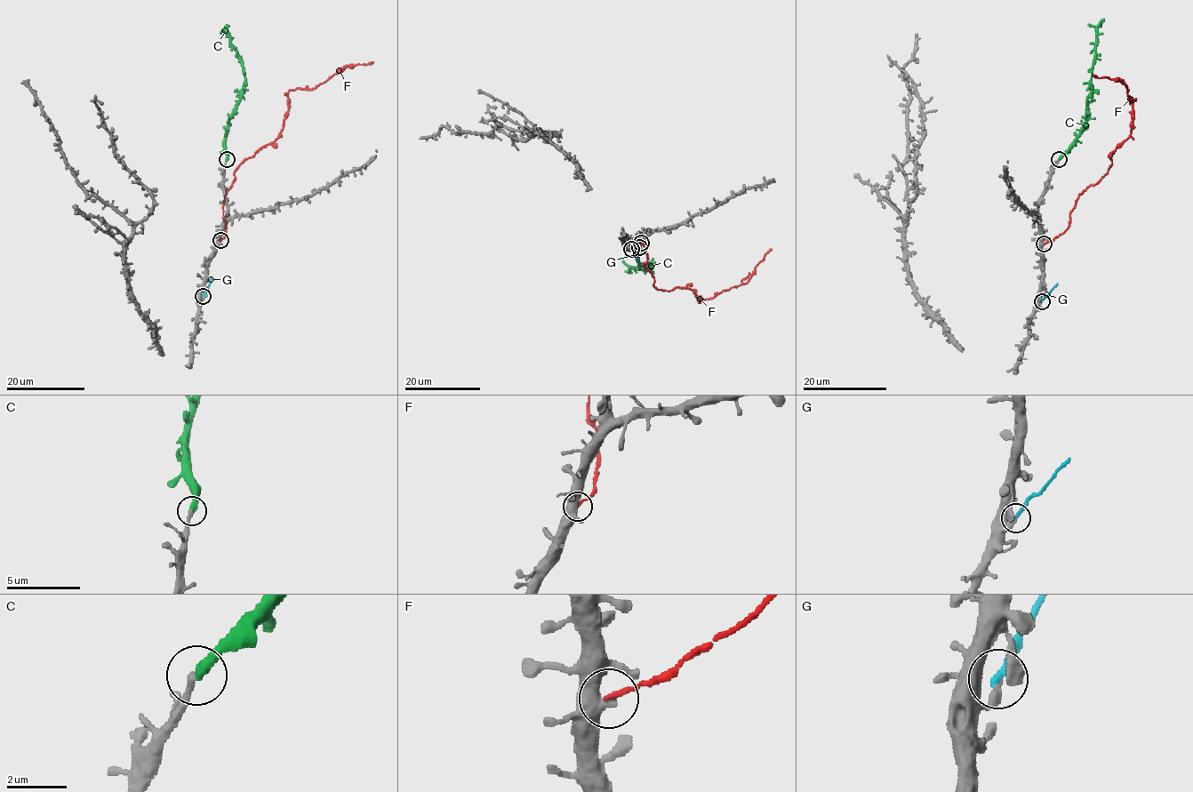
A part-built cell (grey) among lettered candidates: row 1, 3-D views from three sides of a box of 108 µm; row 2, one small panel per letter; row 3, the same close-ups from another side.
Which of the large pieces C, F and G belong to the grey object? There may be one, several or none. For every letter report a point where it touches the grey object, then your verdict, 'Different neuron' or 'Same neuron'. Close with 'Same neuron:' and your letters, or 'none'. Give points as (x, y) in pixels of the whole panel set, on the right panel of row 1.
C: Touches grey at (1059, 159). Same neuron
F: Touches grey at (1044, 244). Different neuron
G: Touches grey at (1042, 301). Different neuron
Same neuron: C

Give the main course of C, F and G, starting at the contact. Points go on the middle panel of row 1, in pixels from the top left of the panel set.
C: (639, 247), (637, 261), (640, 266), (652, 265), (632, 267), (632, 273)
F: (641, 243), (645, 247), (644, 266), (654, 276), (655, 287), (686, 287), (700, 300), (740, 285), (771, 249)
G: (631, 249), (639, 260)

